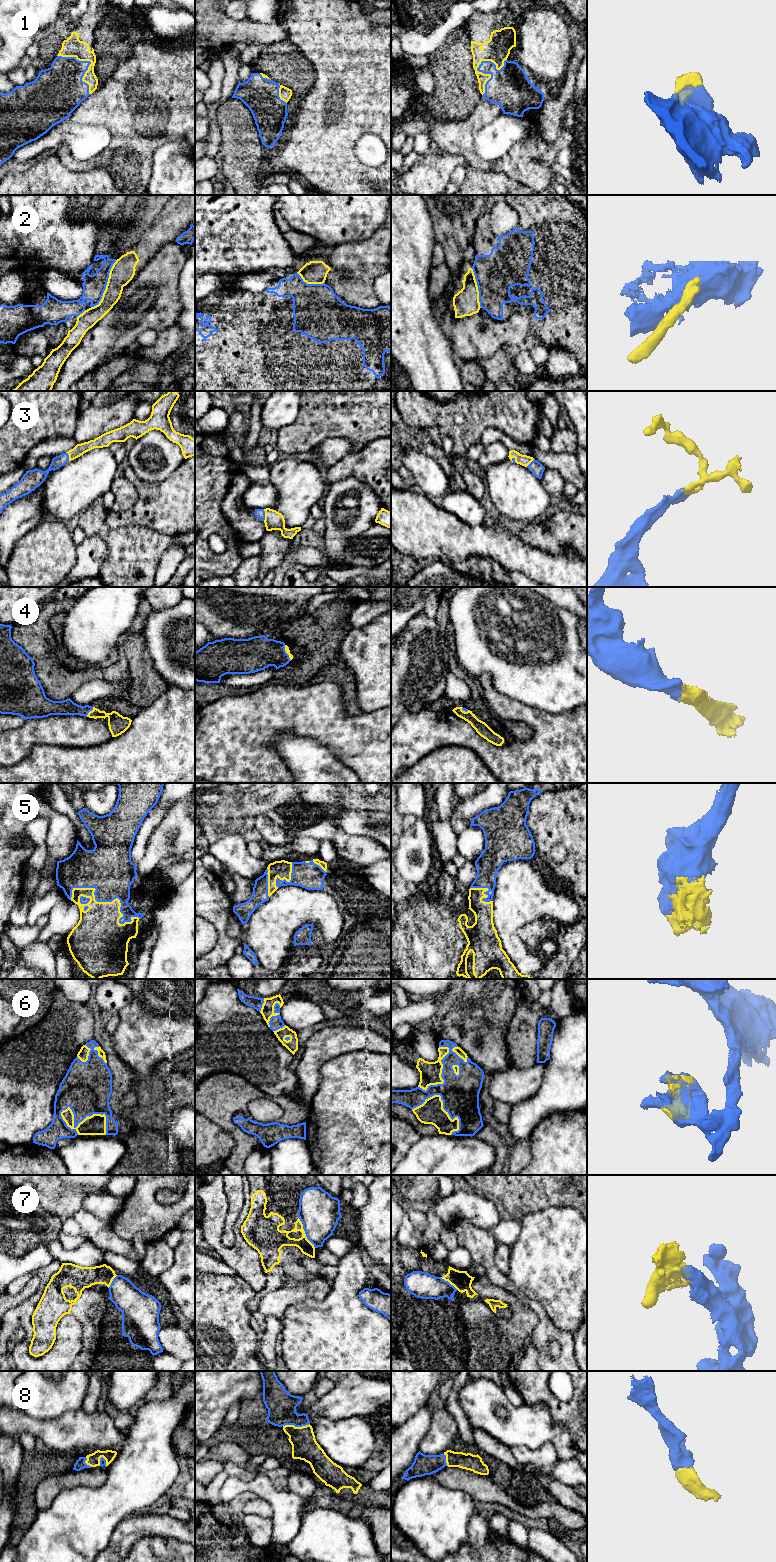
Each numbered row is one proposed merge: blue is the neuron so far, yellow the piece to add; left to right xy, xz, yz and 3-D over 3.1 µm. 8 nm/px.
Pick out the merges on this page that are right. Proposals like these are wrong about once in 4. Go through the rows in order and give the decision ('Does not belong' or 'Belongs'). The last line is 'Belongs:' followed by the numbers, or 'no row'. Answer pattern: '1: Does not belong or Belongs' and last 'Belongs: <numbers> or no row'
1: Belongs
2: Does not belong
3: Belongs
4: Belongs
5: Belongs
6: Belongs
7: Does not belong
8: Belongs
Belongs: 1, 3, 4, 5, 6, 8

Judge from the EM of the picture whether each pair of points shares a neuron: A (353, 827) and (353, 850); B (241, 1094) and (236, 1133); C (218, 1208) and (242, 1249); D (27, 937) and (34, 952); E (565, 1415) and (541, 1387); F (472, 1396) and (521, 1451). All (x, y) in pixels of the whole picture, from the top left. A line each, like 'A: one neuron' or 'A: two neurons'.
A: two neurons
B: one neuron
C: one neuron
D: two neurons
E: one neuron
F: two neurons

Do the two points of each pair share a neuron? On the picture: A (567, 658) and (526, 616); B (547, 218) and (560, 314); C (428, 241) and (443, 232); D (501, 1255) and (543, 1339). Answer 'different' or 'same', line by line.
A: same
B: same
C: different
D: different

